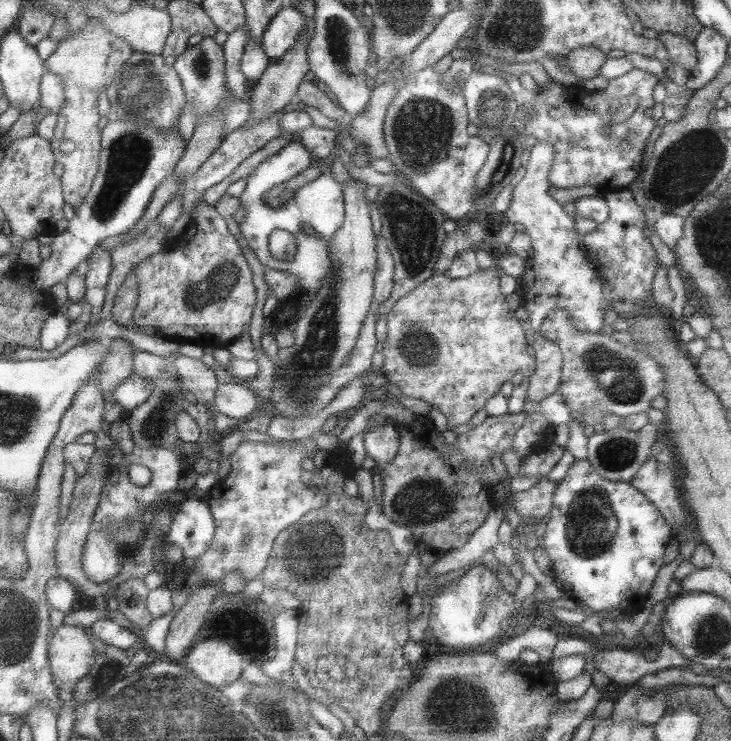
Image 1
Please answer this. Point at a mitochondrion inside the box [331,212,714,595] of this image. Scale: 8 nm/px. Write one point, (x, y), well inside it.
(588, 523)

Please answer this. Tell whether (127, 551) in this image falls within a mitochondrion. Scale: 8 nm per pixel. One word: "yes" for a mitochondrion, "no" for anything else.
no

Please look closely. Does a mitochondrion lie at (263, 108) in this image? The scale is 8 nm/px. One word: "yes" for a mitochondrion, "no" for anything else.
no

